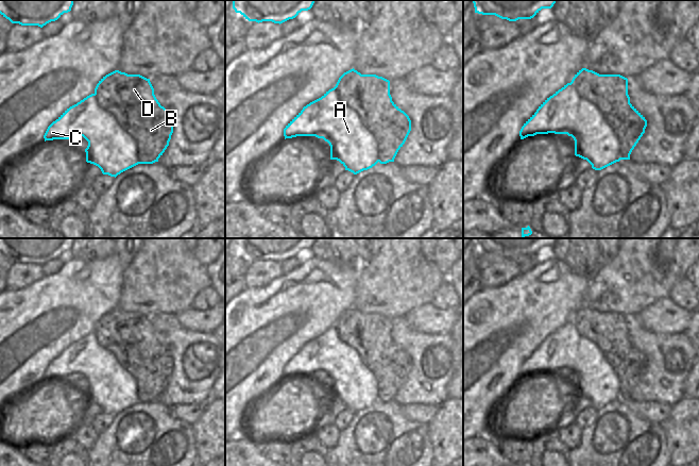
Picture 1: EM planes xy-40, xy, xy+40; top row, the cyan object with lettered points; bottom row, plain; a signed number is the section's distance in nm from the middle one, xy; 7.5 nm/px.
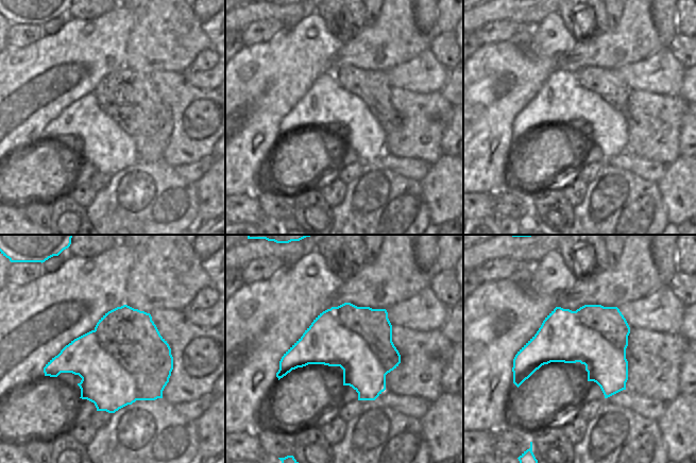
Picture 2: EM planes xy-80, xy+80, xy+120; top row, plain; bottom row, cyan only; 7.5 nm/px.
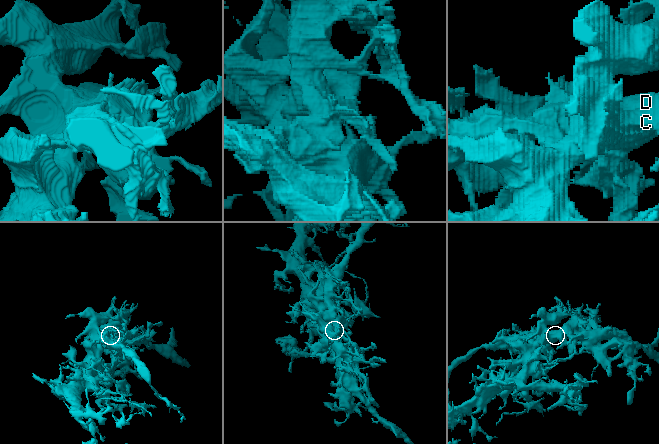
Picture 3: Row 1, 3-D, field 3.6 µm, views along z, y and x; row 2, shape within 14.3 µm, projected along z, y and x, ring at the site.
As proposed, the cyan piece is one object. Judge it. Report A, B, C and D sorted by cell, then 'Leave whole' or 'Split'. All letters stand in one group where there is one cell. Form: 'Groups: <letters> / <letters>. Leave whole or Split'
Groups: A C / B D. Split

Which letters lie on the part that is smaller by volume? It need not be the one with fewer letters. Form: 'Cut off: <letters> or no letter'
Cut off: B, D

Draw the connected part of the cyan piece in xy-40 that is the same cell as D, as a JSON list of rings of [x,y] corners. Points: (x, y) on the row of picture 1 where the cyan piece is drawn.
[[[115,70],[99,81],[95,97],[135,139],[139,164],[158,162],[169,146],[173,120],[156,99],[150,79]]]

